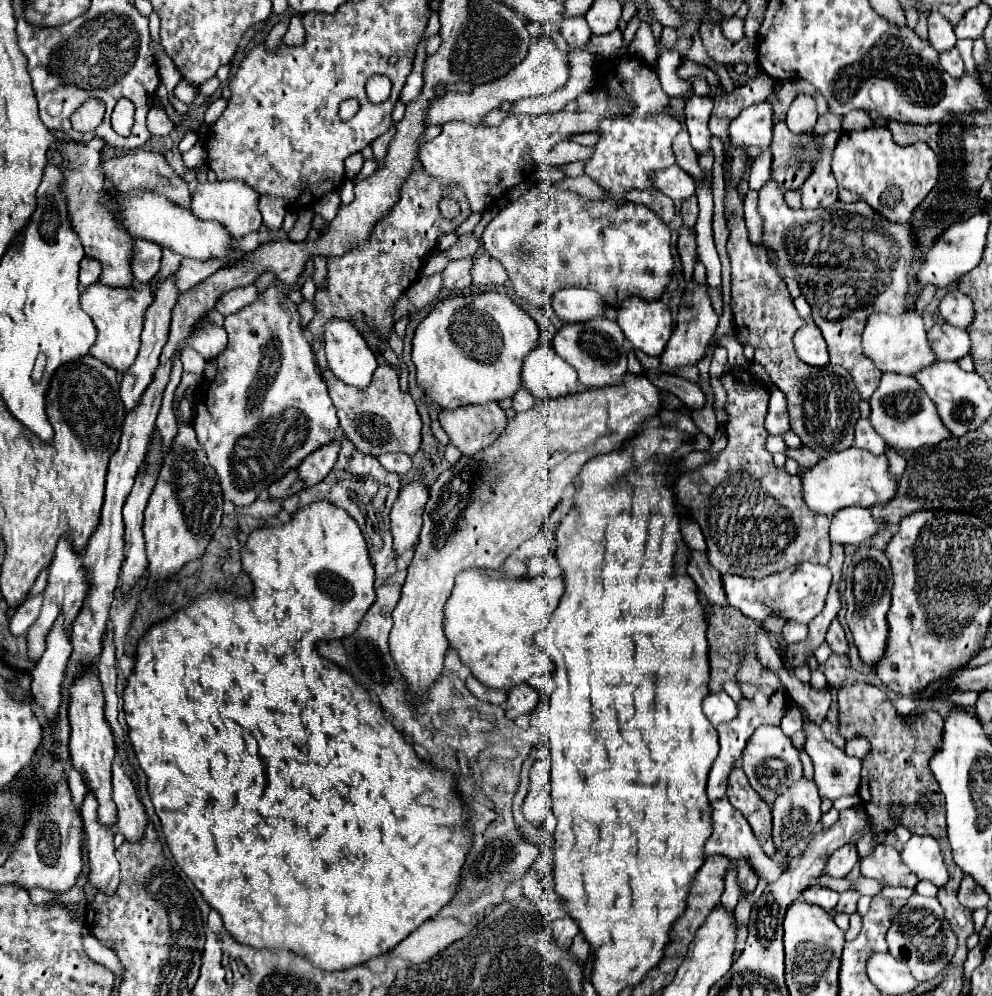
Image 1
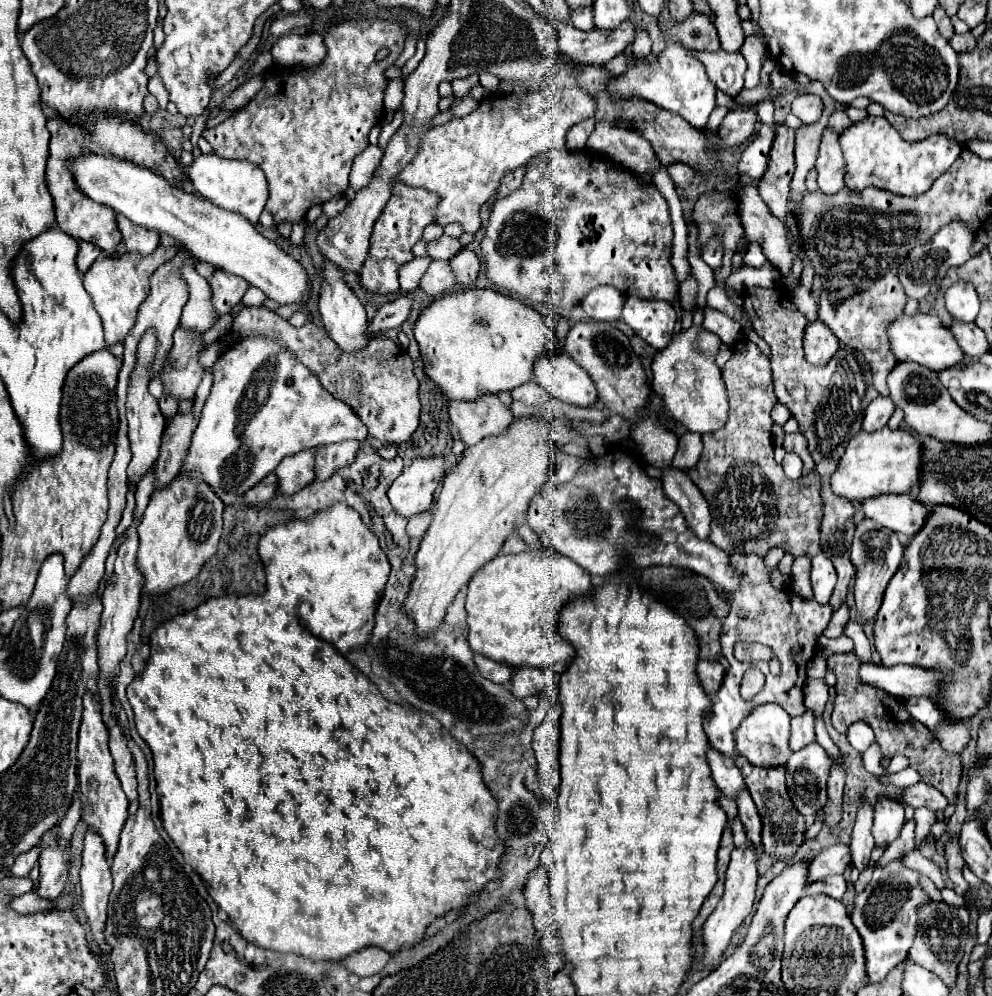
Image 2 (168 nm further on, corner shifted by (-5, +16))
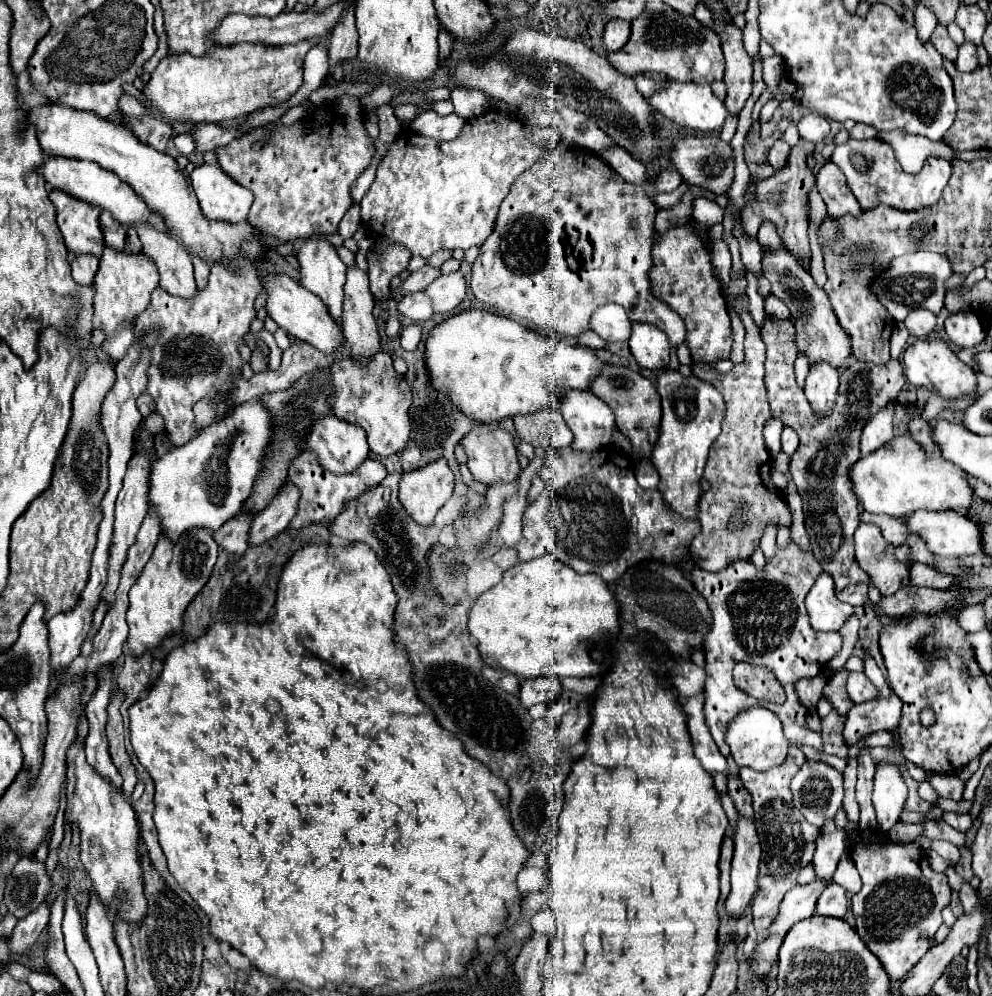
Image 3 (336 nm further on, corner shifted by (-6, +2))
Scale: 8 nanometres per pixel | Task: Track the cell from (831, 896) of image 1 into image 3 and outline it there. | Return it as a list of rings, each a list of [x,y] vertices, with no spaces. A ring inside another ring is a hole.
[[[829,884],[817,900],[817,914],[829,918],[843,918],[847,912],[847,896],[839,884]]]

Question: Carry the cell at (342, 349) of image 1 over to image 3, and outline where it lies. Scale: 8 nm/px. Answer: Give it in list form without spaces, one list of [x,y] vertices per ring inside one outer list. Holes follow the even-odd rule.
[[[311,236],[299,248],[297,260],[301,264],[301,268],[299,268],[299,272],[301,272],[301,278],[299,278],[301,286],[307,288],[309,292],[313,292],[315,296],[319,296],[325,302],[325,306],[329,308],[329,314],[335,318],[335,322],[341,322],[343,284],[345,284],[345,270],[347,270],[347,266],[337,256],[335,246],[327,238],[323,238],[323,236]]]

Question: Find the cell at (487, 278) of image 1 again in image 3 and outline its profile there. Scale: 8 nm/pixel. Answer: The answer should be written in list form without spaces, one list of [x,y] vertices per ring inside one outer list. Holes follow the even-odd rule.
[[[451,272],[435,278],[423,292],[431,298],[435,314],[445,314],[463,302],[467,292],[467,282],[461,272]]]

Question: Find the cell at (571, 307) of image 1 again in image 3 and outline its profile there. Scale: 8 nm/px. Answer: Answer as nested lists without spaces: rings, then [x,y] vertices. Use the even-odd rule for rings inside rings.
[[[605,304],[593,312],[591,330],[595,330],[607,342],[625,342],[631,336],[631,322],[623,306]]]

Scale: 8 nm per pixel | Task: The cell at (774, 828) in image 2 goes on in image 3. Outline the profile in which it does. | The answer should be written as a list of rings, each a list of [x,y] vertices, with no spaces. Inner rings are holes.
[[[789,748],[785,762],[781,766],[775,766],[773,770],[765,770],[765,772],[755,772],[749,768],[739,770],[739,778],[743,780],[745,788],[753,796],[755,824],[757,824],[757,832],[759,832],[759,840],[761,840],[761,848],[763,848],[761,864],[759,864],[759,878],[757,878],[759,890],[755,892],[753,902],[751,902],[753,926],[759,932],[759,936],[763,936],[765,930],[775,920],[783,896],[797,884],[795,878],[797,878],[799,870],[805,868],[807,864],[811,864],[815,844],[821,834],[821,828],[809,826],[809,822],[805,822],[803,814],[793,806],[793,796],[789,790],[789,782],[791,782],[793,774],[797,774],[797,770],[805,762],[807,762],[805,754],[799,748]]]

